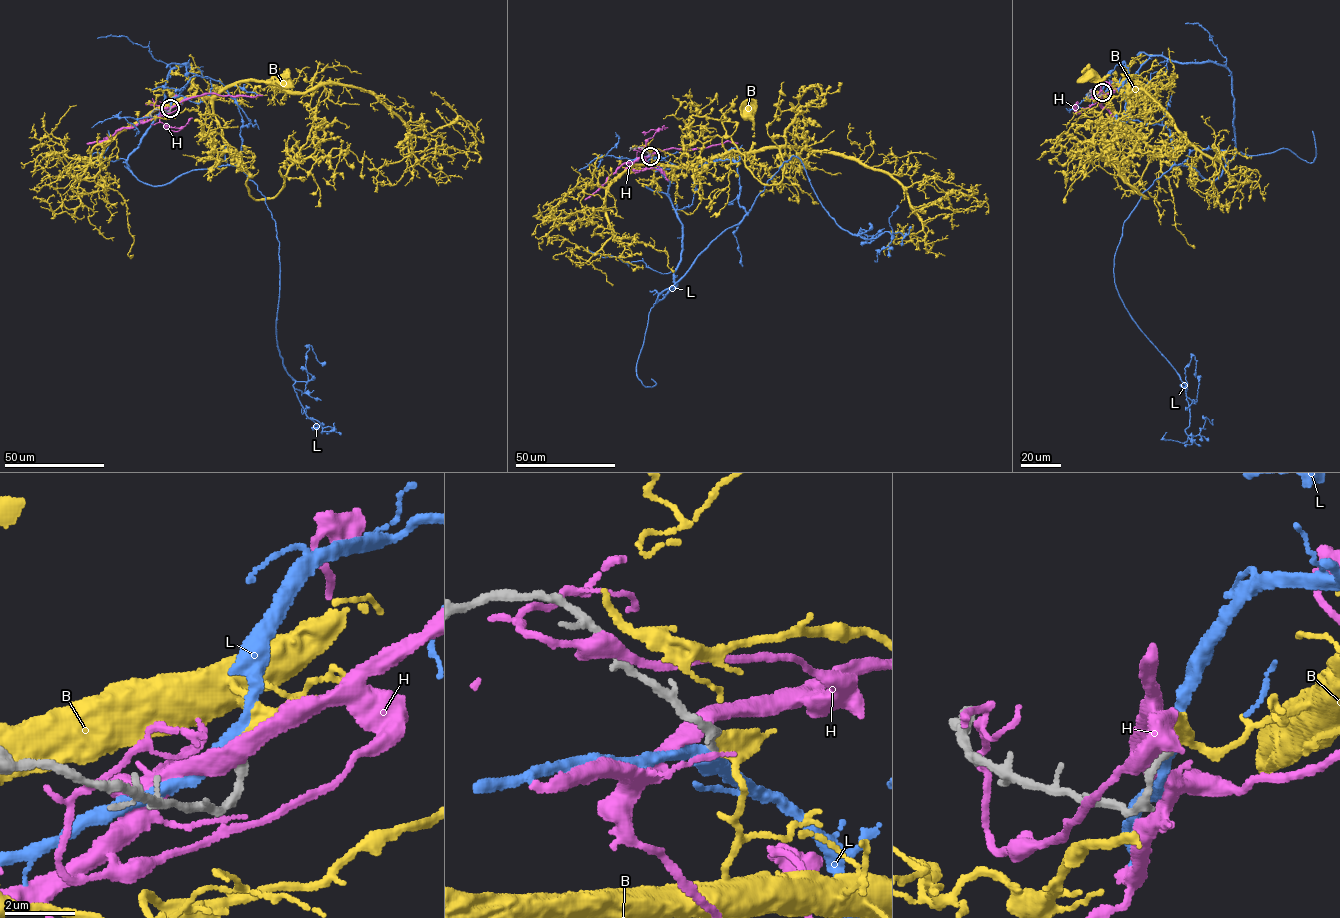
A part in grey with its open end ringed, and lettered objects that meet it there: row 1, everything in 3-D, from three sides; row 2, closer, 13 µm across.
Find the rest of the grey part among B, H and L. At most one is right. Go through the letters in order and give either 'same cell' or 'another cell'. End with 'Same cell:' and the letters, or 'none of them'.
B: another cell
H: another cell
L: another cell
Same cell: none of them

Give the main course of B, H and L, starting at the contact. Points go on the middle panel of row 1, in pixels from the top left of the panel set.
B: (650, 155), (651, 163), (695, 168), (700, 161), (748, 155), (754, 133), (750, 113)
H: (650, 154), (671, 148), (693, 150), (727, 141), (738, 143)
L: (650, 155), (682, 225), (677, 285), (657, 302), (793, 156), (828, 213), (855, 235), (892, 238), (897, 209)

